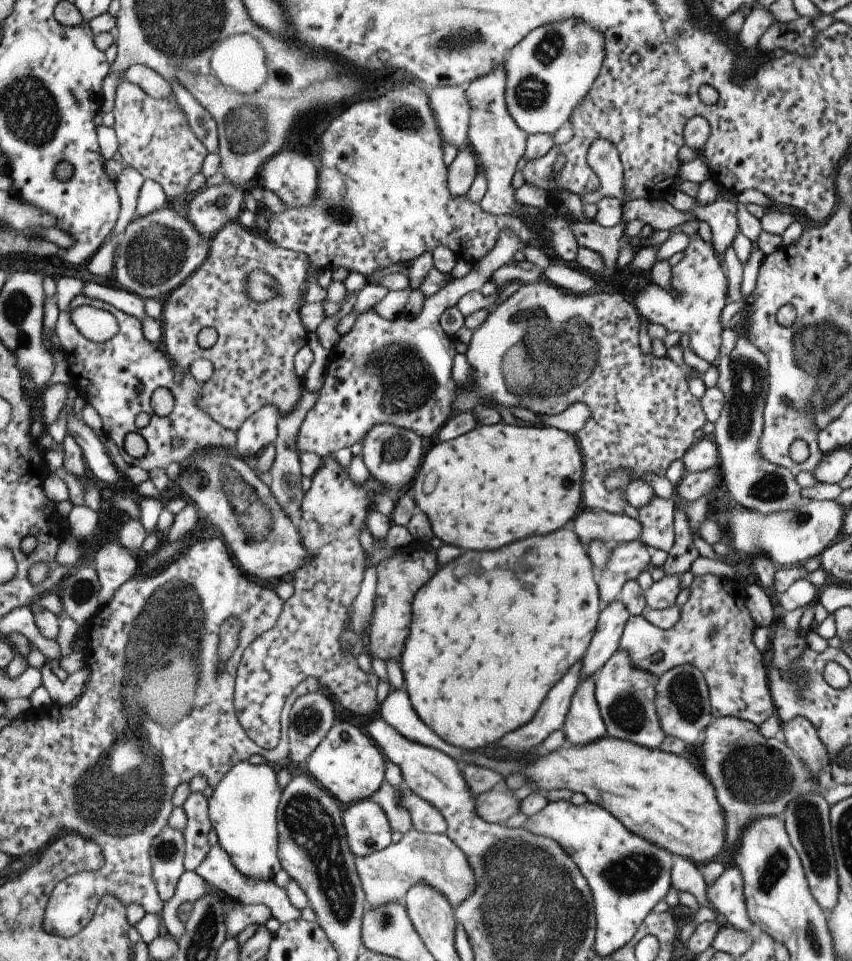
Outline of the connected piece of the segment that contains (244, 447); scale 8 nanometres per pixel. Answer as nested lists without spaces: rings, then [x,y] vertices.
[[[265,406],[249,420],[245,420],[237,432],[239,440],[235,454],[245,460],[249,458],[249,462],[253,462],[253,458],[257,458],[257,454],[265,450],[265,446],[277,442],[279,420],[281,420],[281,412],[277,406]]]

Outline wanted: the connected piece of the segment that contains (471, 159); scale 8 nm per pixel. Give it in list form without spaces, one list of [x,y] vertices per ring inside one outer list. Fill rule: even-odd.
[[[471,148],[461,150],[453,166],[449,168],[449,190],[453,196],[467,196],[477,174],[481,172],[479,158]]]

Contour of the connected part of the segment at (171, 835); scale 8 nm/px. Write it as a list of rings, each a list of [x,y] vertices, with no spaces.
[[[165,828],[151,848],[153,852],[153,868],[155,868],[155,882],[161,898],[167,902],[175,896],[181,876],[185,870],[187,858],[187,838],[183,830]]]

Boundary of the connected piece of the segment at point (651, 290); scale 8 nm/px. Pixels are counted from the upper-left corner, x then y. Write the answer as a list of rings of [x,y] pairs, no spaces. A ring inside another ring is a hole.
[[[689,236],[687,248],[683,248],[683,260],[679,260],[671,268],[669,288],[655,288],[649,282],[643,282],[643,286],[637,292],[637,300],[631,304],[635,306],[635,312],[639,318],[643,318],[647,324],[663,326],[667,328],[667,334],[679,332],[681,336],[687,332],[689,336],[689,348],[707,364],[715,364],[719,360],[721,350],[721,310],[725,306],[727,298],[727,278],[723,268],[719,266],[719,260],[713,252],[713,246],[703,242],[699,236]],[[669,290],[675,290],[679,298],[673,298]]]

